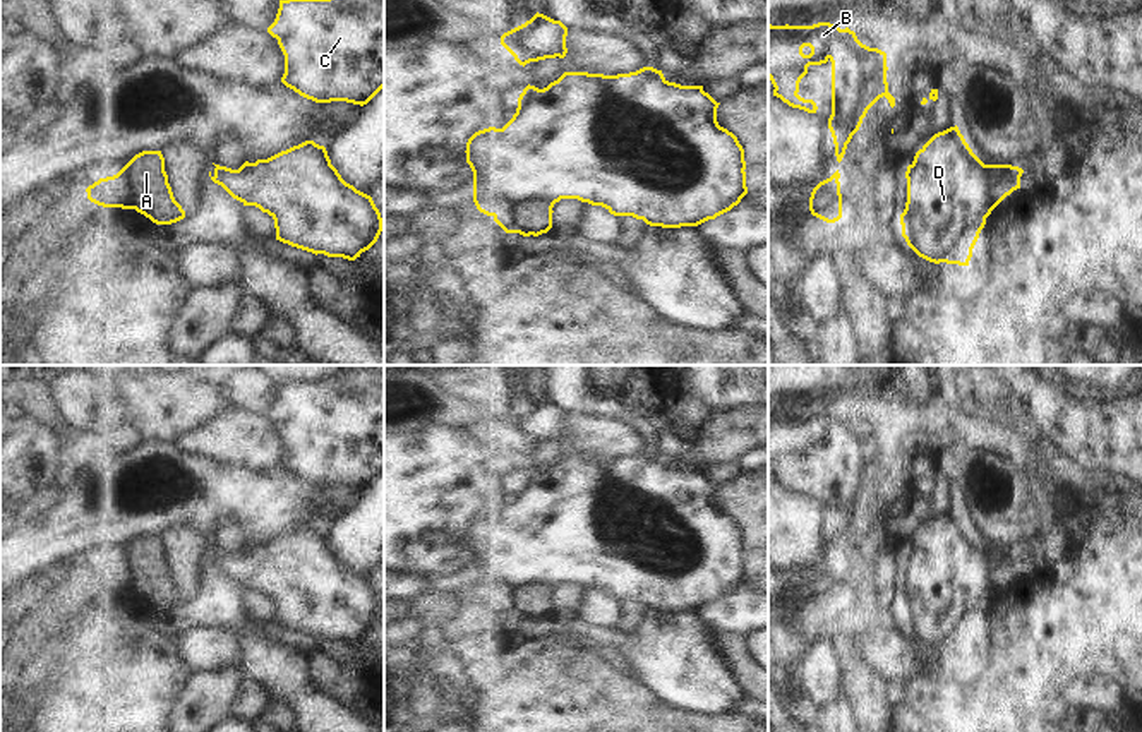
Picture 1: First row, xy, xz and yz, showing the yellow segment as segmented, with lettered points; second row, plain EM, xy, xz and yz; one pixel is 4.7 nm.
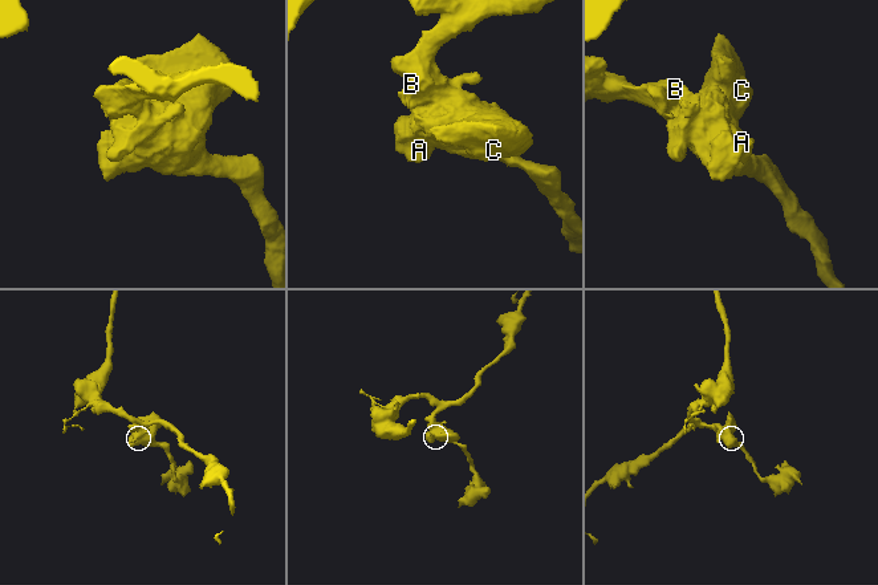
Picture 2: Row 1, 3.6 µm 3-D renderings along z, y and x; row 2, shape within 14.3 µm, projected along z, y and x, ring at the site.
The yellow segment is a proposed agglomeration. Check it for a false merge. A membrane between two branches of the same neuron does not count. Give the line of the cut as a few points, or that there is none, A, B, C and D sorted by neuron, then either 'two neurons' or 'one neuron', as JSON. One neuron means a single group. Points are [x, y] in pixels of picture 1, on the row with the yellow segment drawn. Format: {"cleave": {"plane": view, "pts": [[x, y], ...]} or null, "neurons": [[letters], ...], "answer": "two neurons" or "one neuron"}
{"cleave": {"plane": "xz", "pts": [[554, 203], [549, 199], [528, 199], [510, 204], [492, 215]]}, "neurons": [["A"], ["B", "C", "D"]], "answer": "two neurons"}

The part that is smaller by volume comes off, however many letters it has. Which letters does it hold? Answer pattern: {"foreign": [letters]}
{"foreign": ["A"]}

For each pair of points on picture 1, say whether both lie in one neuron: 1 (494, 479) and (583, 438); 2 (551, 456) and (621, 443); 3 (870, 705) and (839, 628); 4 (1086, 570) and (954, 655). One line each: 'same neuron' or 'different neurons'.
1: different neurons
2: same neuron
3: same neuron
4: different neurons

